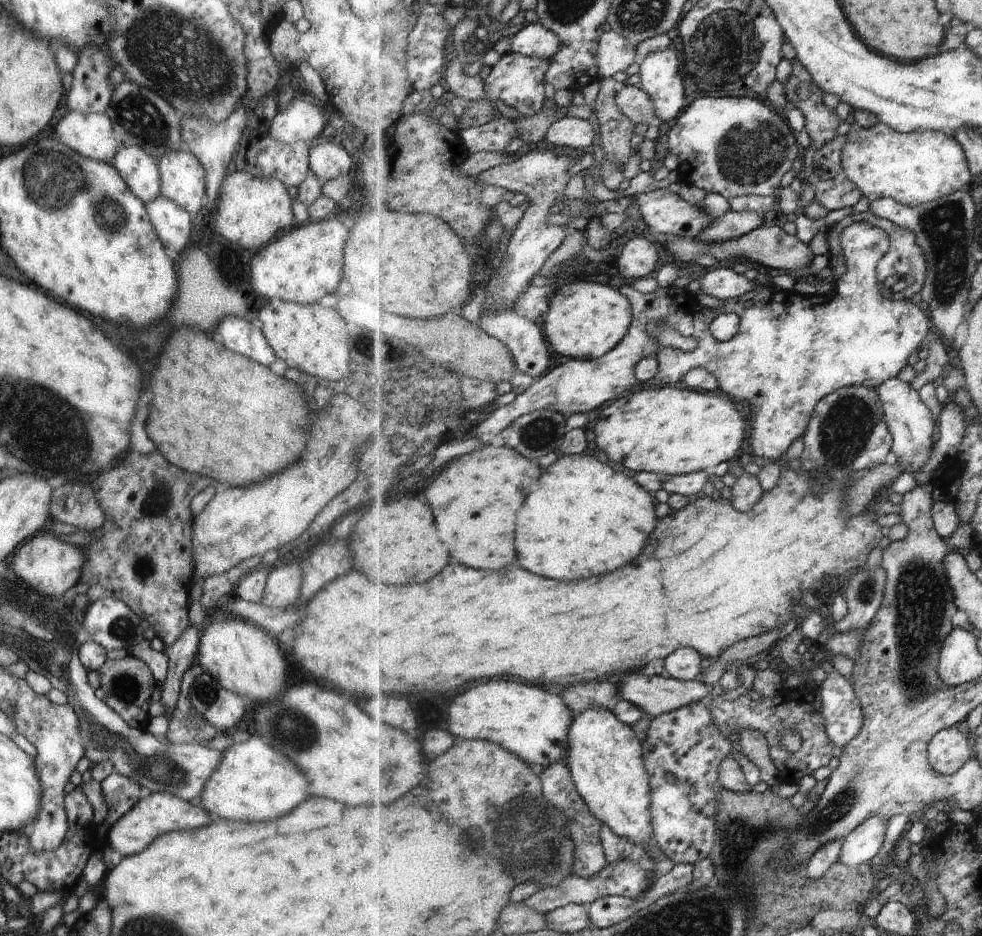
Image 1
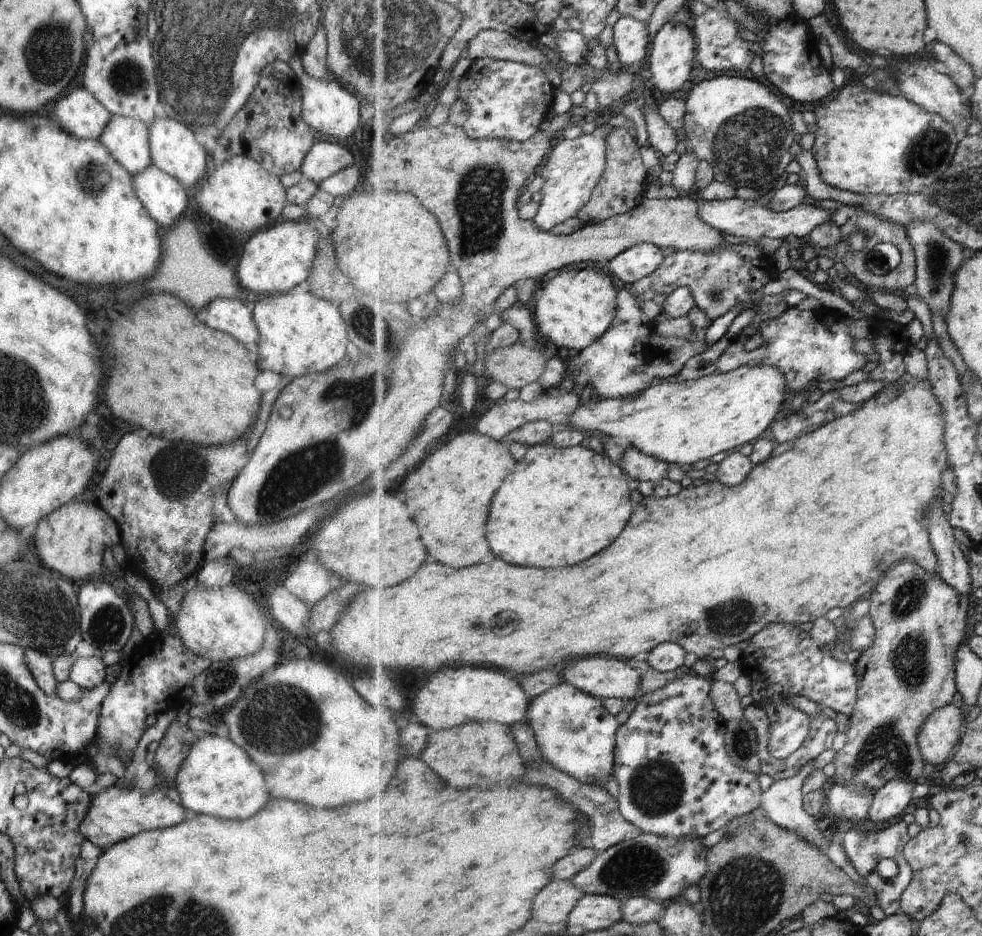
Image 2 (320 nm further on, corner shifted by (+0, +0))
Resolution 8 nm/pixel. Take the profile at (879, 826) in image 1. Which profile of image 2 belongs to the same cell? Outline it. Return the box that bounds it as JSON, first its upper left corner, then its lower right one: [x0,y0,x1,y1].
[870,779,916,824]

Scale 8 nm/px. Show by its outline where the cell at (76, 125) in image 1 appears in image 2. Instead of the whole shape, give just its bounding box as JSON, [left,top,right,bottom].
[55,87,111,140]

